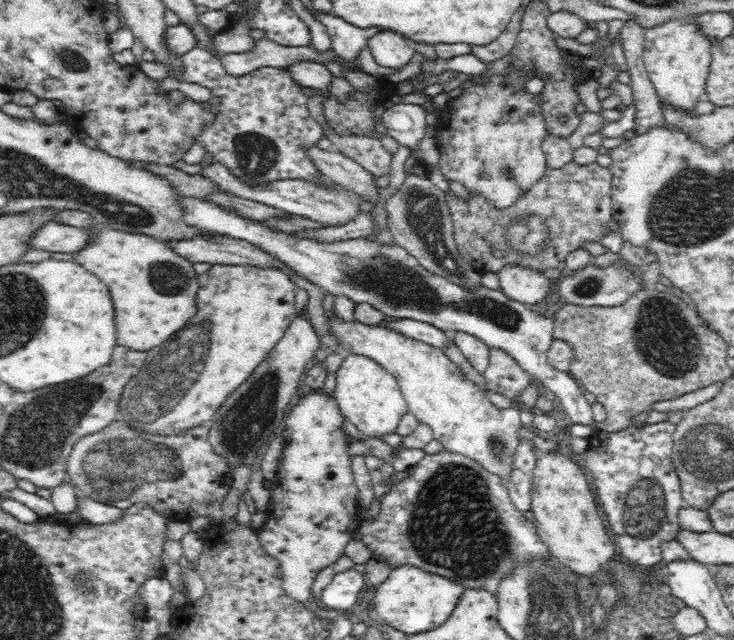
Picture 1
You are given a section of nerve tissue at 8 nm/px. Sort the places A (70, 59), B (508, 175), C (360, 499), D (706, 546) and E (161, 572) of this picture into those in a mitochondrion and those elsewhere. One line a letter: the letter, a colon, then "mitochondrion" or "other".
A: mitochondrion
B: mitochondrion
C: other
D: other
E: other

